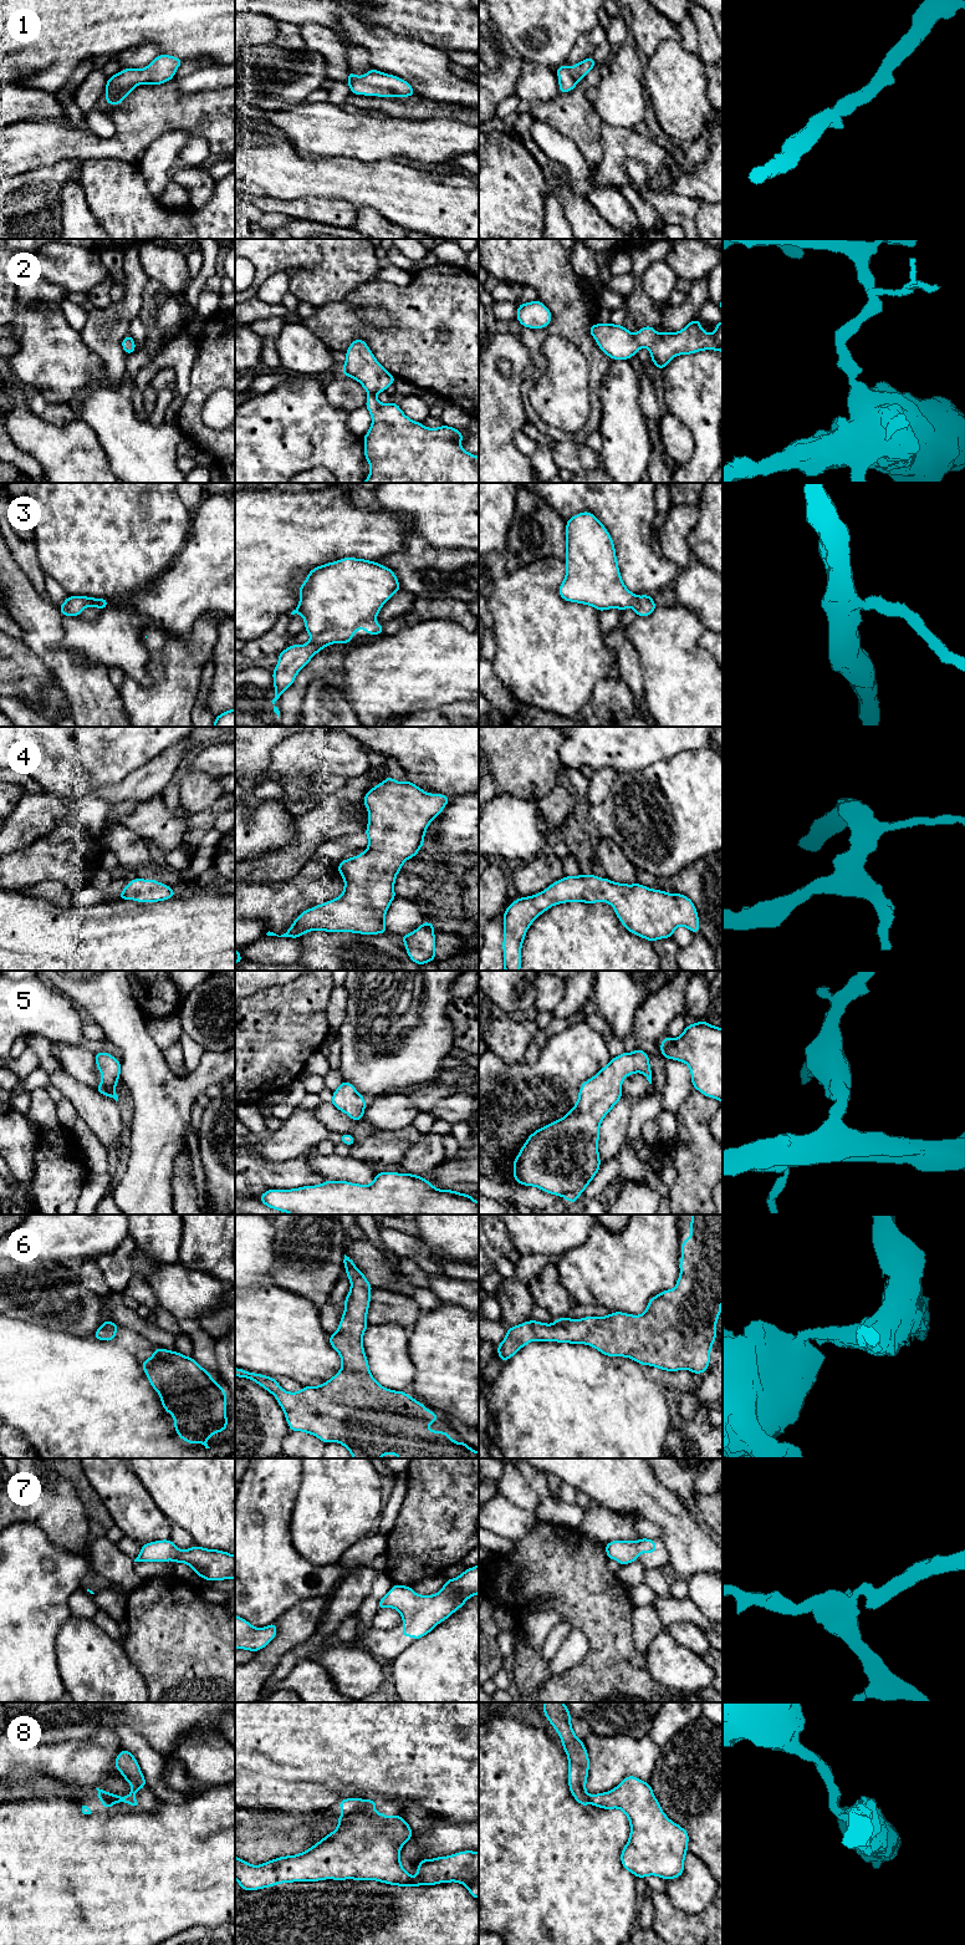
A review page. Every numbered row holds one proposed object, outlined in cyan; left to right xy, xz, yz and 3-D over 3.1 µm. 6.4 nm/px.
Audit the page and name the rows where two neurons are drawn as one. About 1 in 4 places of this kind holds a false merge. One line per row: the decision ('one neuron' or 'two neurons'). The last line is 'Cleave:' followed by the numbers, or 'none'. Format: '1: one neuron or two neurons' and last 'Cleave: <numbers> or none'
1: one neuron
2: one neuron
3: one neuron
4: one neuron
5: one neuron
6: one neuron
7: one neuron
8: one neuron
Cleave: none

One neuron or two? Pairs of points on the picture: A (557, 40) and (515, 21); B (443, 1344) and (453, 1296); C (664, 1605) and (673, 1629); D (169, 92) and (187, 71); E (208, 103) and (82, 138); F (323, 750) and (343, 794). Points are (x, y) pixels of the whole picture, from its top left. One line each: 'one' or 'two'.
A: one
B: two
C: two
D: two
E: one
F: two

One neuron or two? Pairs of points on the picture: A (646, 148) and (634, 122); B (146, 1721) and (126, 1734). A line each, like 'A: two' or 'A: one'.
A: two
B: two

